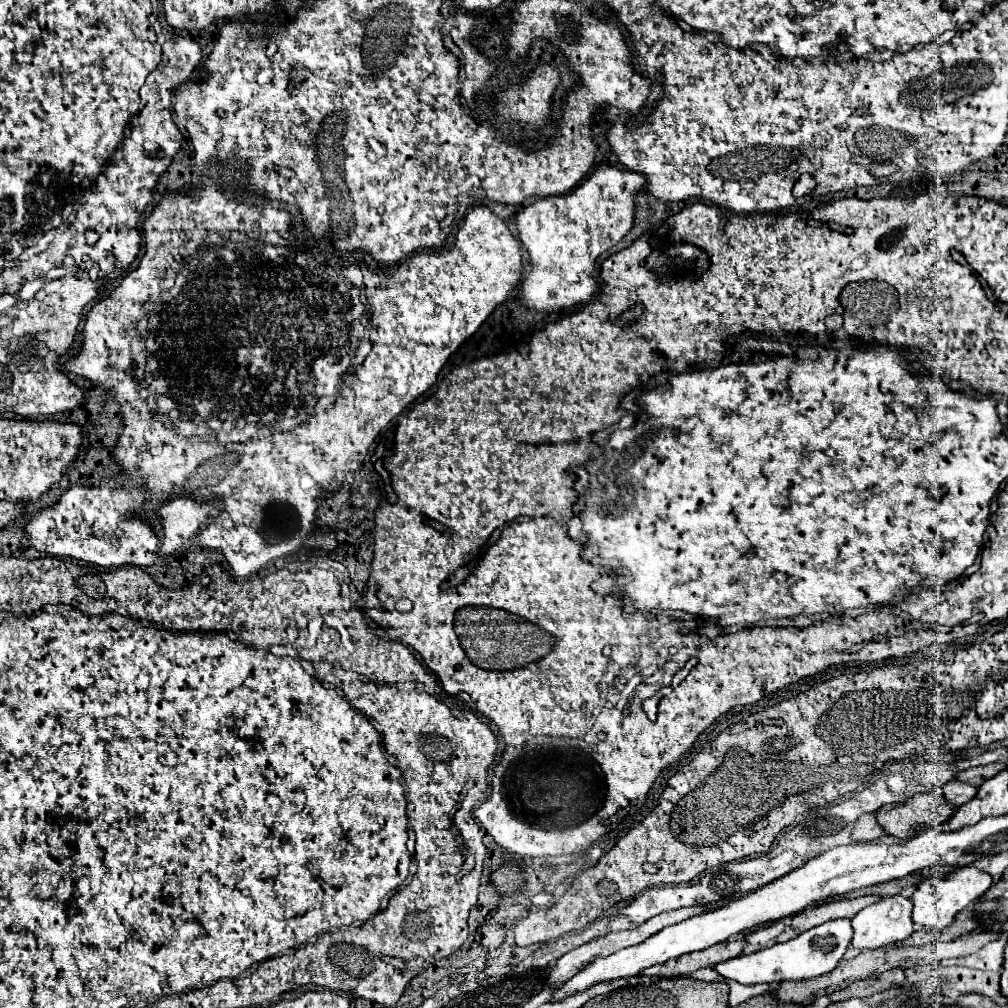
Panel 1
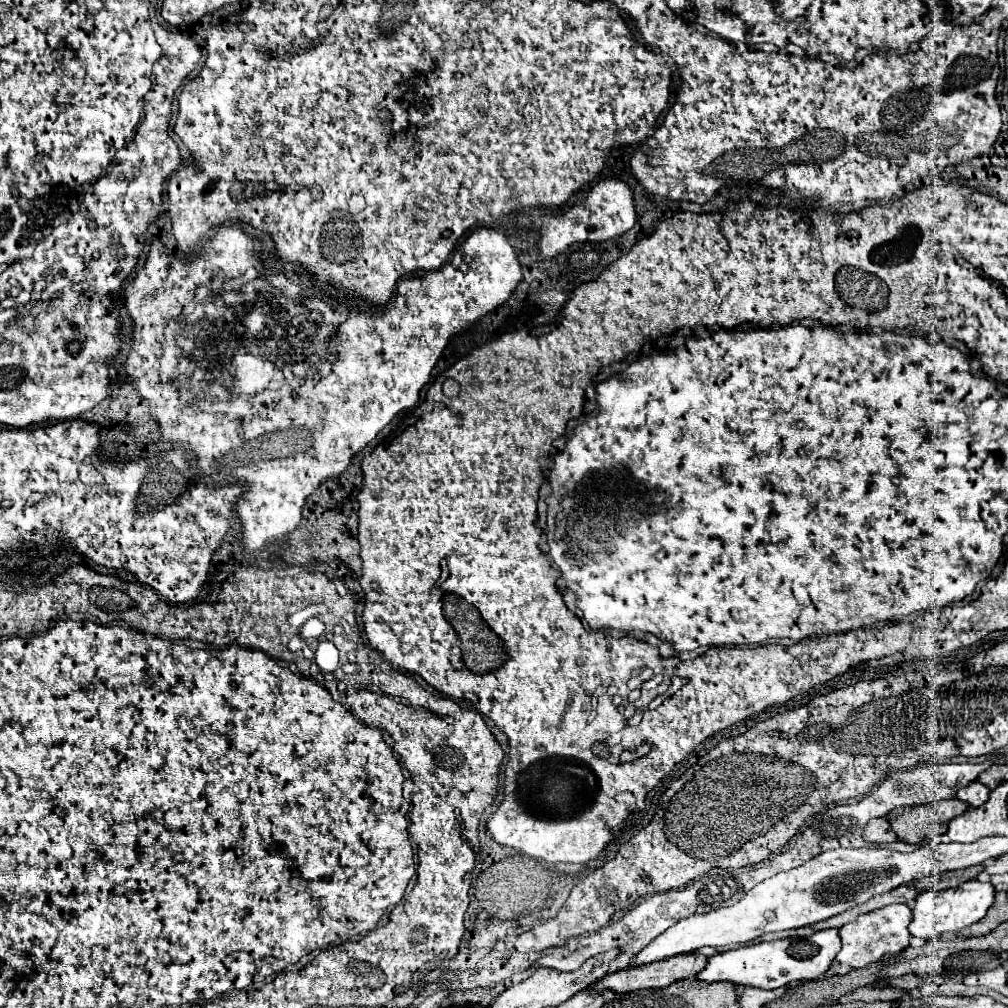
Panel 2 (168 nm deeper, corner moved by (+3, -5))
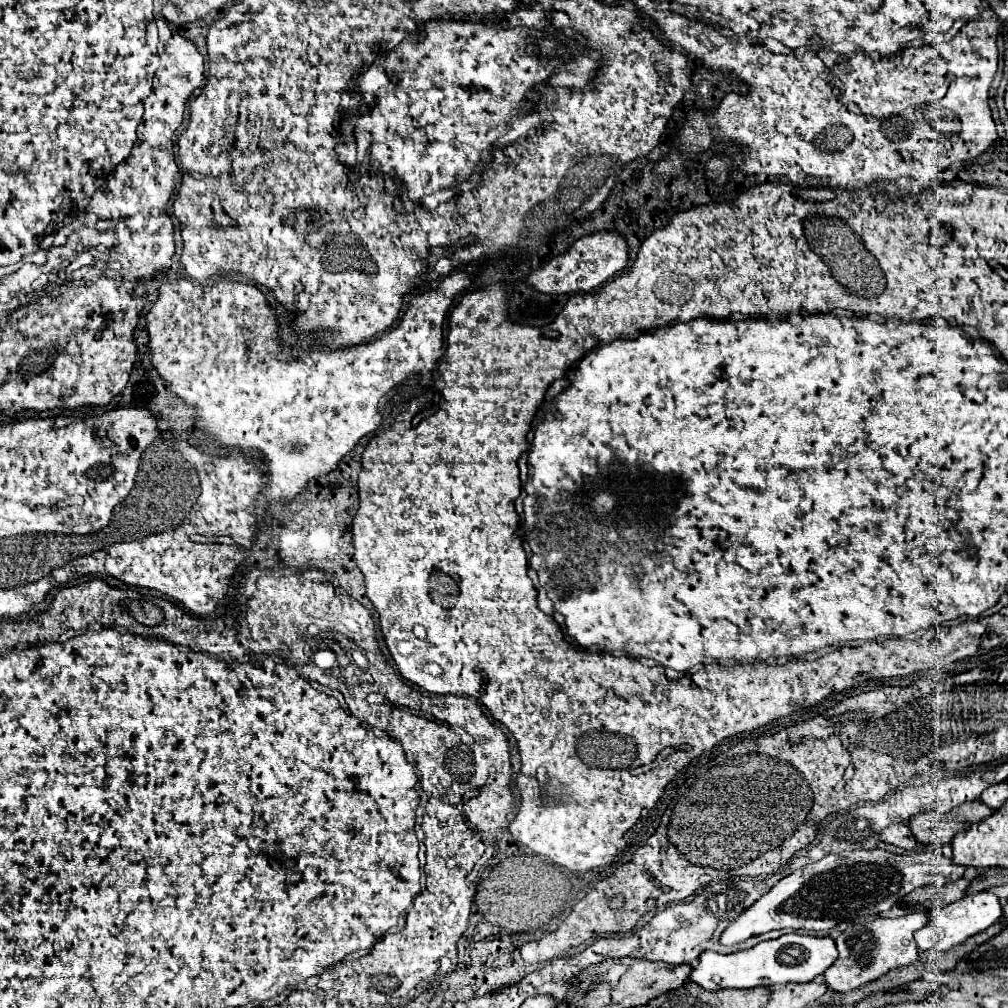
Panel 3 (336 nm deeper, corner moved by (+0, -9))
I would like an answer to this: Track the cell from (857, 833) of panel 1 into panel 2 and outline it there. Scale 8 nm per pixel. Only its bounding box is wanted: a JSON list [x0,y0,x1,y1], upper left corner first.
[864,819,898,845]

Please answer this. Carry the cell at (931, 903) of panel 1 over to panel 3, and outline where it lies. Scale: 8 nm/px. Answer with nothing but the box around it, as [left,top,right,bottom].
[915,891,1001,951]

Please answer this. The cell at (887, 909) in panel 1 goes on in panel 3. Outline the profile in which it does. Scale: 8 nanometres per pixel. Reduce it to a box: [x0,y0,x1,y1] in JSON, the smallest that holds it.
[825,913,929,993]

